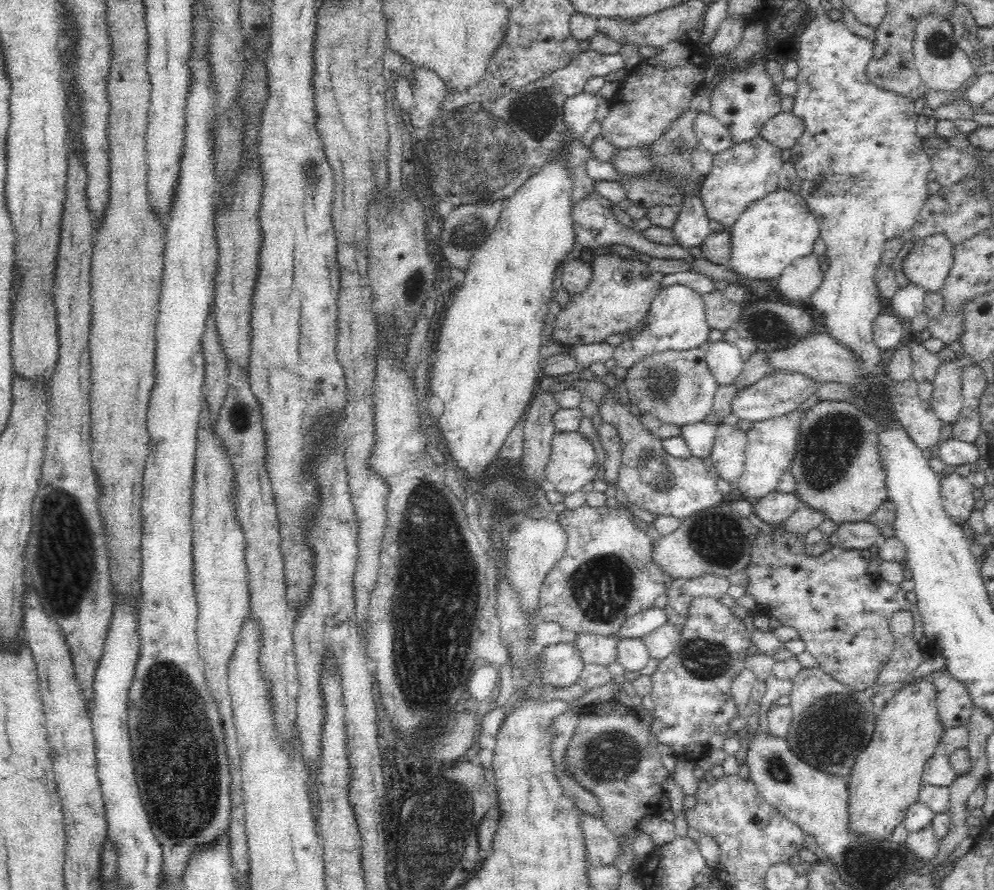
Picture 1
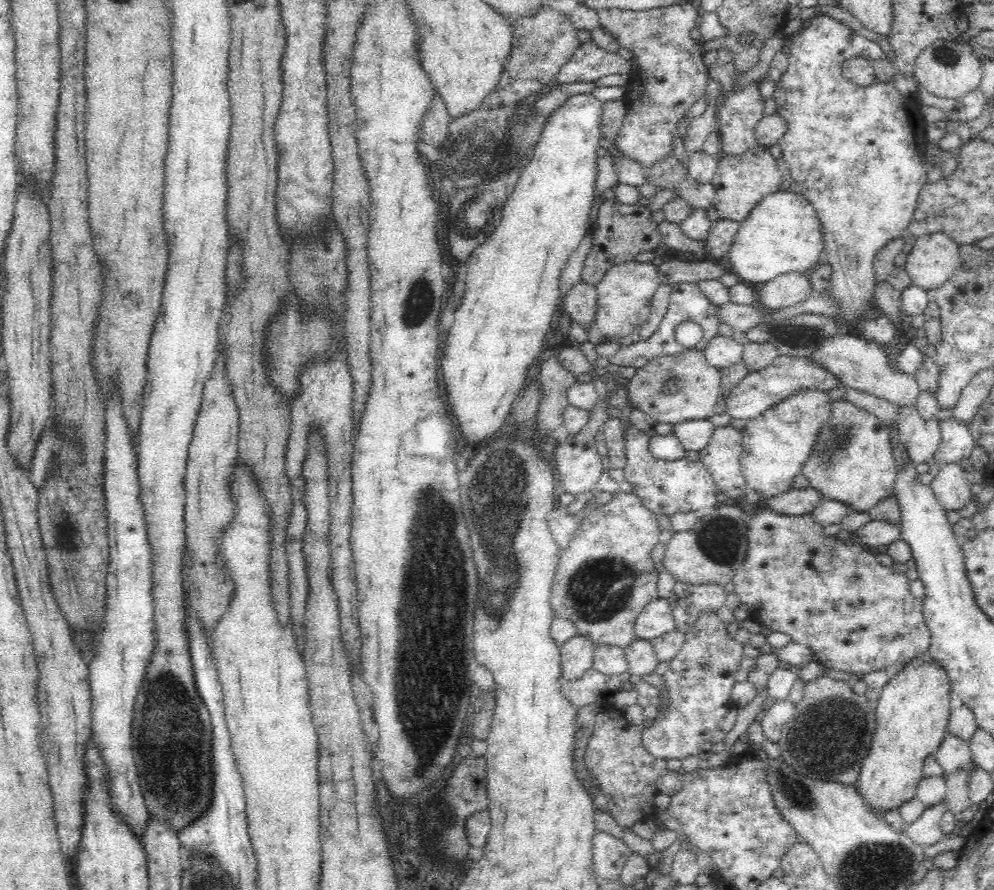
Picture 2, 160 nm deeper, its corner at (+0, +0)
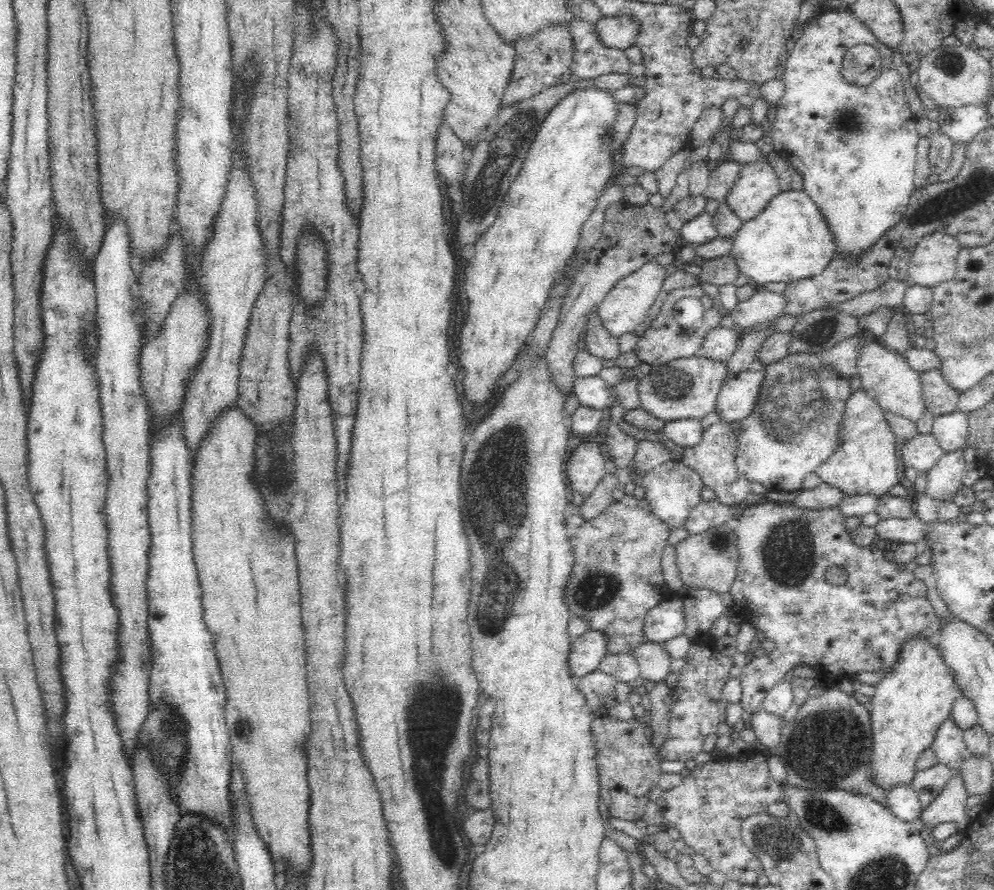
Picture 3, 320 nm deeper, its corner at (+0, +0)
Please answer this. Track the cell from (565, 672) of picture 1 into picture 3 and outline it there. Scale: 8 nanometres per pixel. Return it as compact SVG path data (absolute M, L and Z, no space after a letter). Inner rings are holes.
M589 629L573 639L569 652L569 665L572 676L582 678L599 668L607 652L607 640L602 631Z

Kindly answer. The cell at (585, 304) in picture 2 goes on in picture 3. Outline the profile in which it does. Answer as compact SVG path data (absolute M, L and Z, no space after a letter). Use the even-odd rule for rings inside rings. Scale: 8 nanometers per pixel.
M592 313L587 318L585 326L586 338L584 338L588 348L587 350L601 361L611 361L613 363L624 353L619 347L619 340L613 337L602 326L602 321L598 318L597 313Z

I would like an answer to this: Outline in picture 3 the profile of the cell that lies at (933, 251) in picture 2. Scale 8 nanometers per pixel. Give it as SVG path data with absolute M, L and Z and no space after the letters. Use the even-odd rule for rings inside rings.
M936 231L923 236L915 244L909 264L912 284L935 287L955 274L956 258L961 244L957 238Z

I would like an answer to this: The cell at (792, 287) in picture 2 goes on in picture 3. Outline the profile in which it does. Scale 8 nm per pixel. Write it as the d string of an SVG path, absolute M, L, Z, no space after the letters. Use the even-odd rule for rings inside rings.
M761 287L748 300L739 302L729 313L733 325L738 325L742 334L752 330L754 325L768 324L776 319L786 306L782 293L770 292Z

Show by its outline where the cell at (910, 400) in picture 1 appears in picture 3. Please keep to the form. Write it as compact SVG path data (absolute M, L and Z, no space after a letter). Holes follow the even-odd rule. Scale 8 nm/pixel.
M930 432L928 434L917 433L912 440L904 443L902 452L905 466L914 468L918 474L926 476L926 472L940 460L945 450Z

